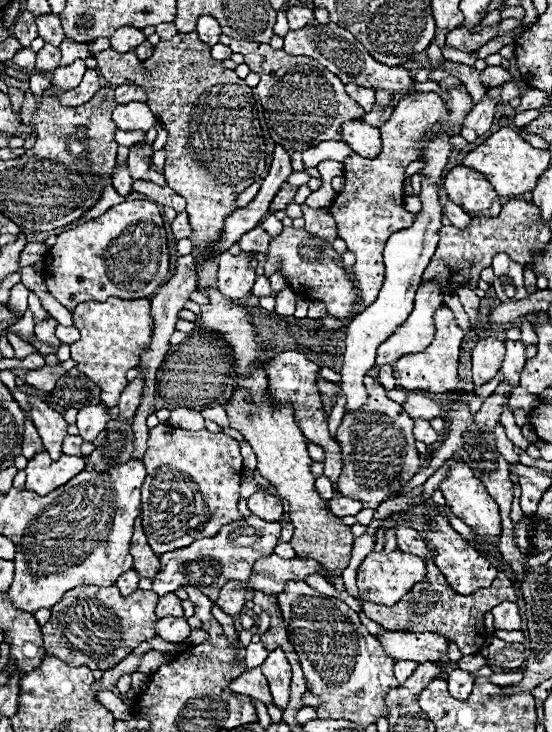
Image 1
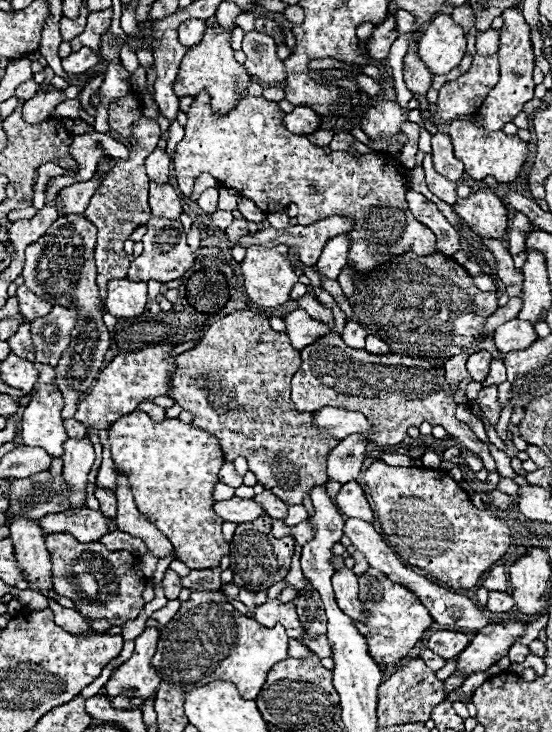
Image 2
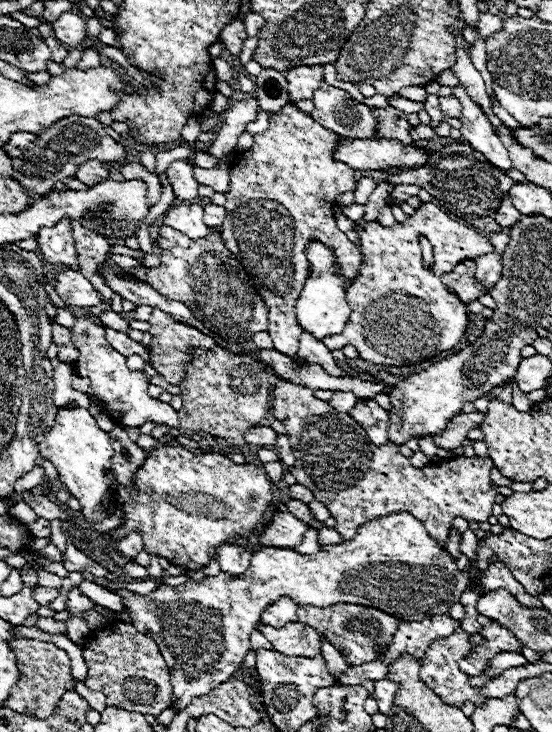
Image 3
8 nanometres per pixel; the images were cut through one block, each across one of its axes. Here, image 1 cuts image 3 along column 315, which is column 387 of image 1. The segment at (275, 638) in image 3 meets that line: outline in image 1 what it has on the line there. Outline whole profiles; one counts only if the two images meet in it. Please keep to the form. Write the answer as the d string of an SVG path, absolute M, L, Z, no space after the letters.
M382 630L382 634L376 636L378 642L384 646L386 656L394 660L442 660L442 664L448 662L448 646L446 638L432 634L432 632L394 632L394 630Z

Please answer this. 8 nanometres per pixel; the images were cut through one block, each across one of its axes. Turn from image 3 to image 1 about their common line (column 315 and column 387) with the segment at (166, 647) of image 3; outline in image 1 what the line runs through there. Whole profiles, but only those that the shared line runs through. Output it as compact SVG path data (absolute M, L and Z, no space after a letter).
M394 550L390 554L370 552L358 568L356 584L358 584L358 592L360 592L362 602L378 602L378 604L394 606L402 600L404 594L410 592L410 588L414 588L414 584L424 580L424 576L426 576L426 564L420 556L406 554L400 550Z

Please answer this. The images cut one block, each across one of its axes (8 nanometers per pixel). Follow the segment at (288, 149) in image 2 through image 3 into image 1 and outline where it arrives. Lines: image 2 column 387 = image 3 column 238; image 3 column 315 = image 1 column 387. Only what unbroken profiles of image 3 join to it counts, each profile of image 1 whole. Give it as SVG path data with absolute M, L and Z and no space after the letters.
M426 92L426 94L420 94L414 96L414 100L410 98L402 98L390 120L384 122L380 126L380 134L382 134L382 150L376 158L362 158L358 154L350 154L346 160L344 160L344 188L338 192L338 196L332 200L330 204L330 214L336 218L336 224L338 224L338 236L348 244L348 250L356 256L356 262L352 266L352 276L354 276L354 284L358 288L358 302L356 302L356 314L362 312L364 308L368 308L376 298L378 298L378 292L382 288L382 282L384 282L384 262L382 262L382 250L384 250L384 244L386 240L390 238L392 232L398 232L402 228L408 228L414 224L416 220L416 214L410 214L404 206L404 174L406 174L406 168L410 162L418 160L420 158L420 152L422 152L422 140L426 138L426 134L432 130L434 124L442 122L448 118L448 108L446 108L446 102L434 94L434 92Z

